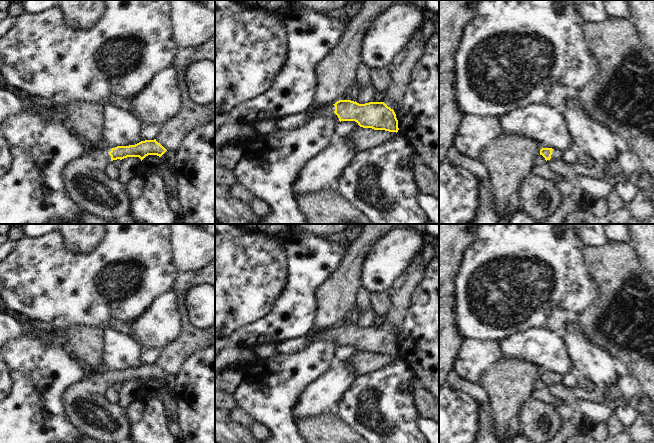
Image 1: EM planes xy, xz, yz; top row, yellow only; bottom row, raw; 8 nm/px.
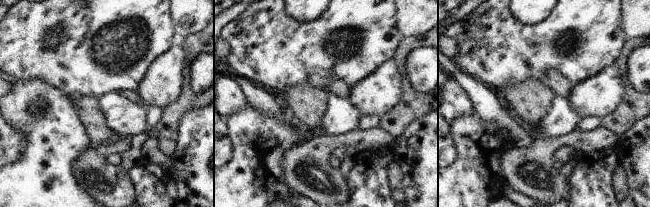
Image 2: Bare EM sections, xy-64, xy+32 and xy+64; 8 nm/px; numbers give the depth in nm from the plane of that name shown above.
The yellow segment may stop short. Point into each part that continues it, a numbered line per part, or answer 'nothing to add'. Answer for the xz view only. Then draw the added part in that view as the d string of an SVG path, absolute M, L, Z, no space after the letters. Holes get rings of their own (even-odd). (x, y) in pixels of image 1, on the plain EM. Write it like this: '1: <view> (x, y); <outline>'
1: xz (315, 334); M333 328L325 329L325 330L312 330L309 334L311 339L319 340L324 338L335 338L335 330Z

